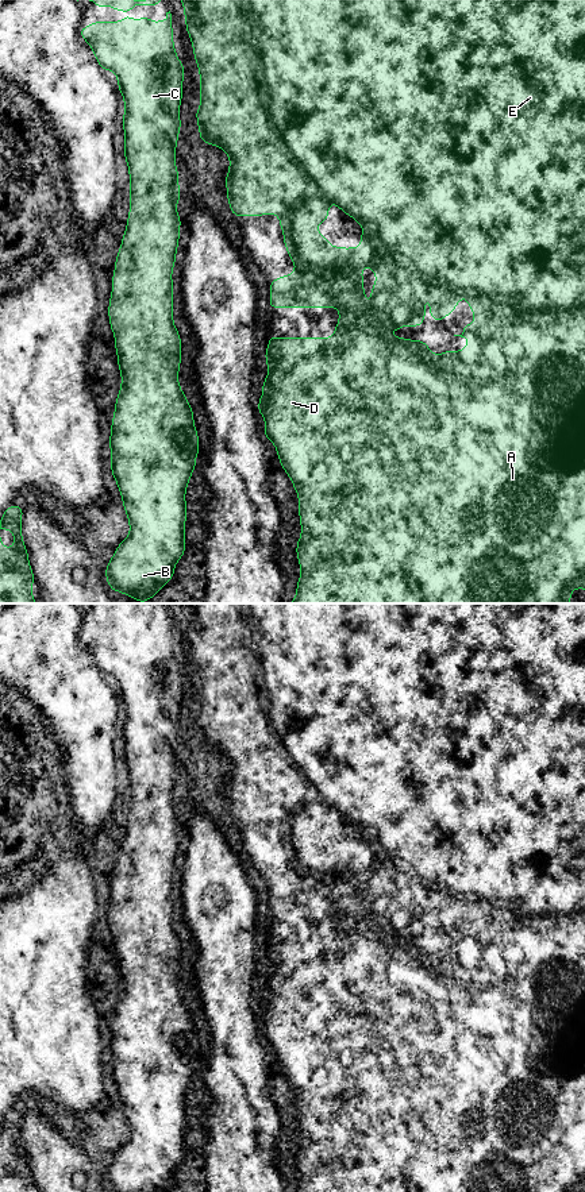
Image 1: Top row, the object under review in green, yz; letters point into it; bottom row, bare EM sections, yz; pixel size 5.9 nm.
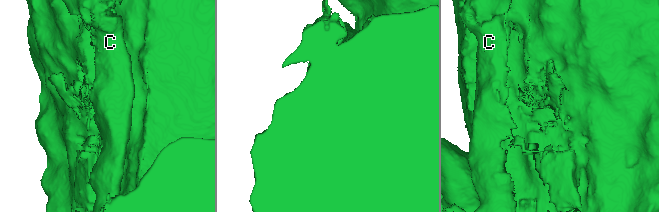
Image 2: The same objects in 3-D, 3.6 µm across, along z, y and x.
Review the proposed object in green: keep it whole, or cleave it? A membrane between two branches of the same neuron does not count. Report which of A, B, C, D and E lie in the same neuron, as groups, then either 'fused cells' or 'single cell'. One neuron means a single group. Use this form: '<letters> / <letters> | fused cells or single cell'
A B C E / D | fused cells

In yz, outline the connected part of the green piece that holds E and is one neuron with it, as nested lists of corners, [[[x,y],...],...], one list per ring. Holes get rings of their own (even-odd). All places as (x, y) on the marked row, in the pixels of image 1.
[[[181,0],[181,1],[182,1],[182,5],[184,5],[184,13],[185,13],[185,24],[186,24],[186,31],[188,31],[188,35],[189,35],[189,36],[190,36],[190,40],[192,40],[192,46],[193,46],[193,55],[195,55],[195,59],[196,59],[196,62],[197,62],[197,67],[199,67],[199,72],[200,72],[200,93],[201,93],[201,100],[200,100],[200,107],[199,107],[199,109],[197,109],[197,111],[196,111],[196,119],[197,119],[197,124],[199,124],[199,131],[200,131],[200,142],[207,142],[207,143],[208,143],[208,144],[211,144],[211,146],[218,146],[218,147],[220,147],[220,148],[222,148],[222,150],[223,150],[223,151],[226,151],[226,153],[227,153],[227,154],[228,154],[228,158],[230,158],[230,169],[228,169],[228,174],[227,174],[227,175],[226,175],[226,177],[224,177],[224,182],[226,182],[226,185],[227,185],[227,198],[228,198],[228,204],[230,204],[230,211],[231,211],[231,212],[232,212],[232,213],[234,213],[234,216],[238,216],[238,217],[240,217],[240,216],[245,216],[245,215],[250,215],[250,216],[263,216],[263,215],[266,215],[266,213],[274,213],[274,215],[277,215],[277,216],[278,216],[278,217],[280,217],[280,225],[281,225],[281,229],[282,229],[282,234],[284,234],[284,244],[285,244],[285,248],[286,248],[286,250],[288,250],[288,254],[289,254],[289,256],[290,256],[290,258],[292,258],[292,261],[293,261],[293,263],[295,263],[295,266],[296,266],[296,269],[295,269],[295,271],[293,271],[293,274],[292,274],[292,275],[284,275],[284,277],[281,277],[281,278],[276,278],[276,279],[273,279],[273,281],[270,281],[270,282],[269,282],[269,286],[270,286],[270,289],[272,289],[272,296],[270,296],[270,301],[269,301],[269,304],[268,304],[268,306],[269,306],[269,308],[338,308],[338,309],[339,309],[339,323],[338,323],[338,324],[336,324],[336,325],[335,325],[335,328],[334,328],[334,329],[335,329],[335,336],[334,336],[334,337],[332,337],[332,339],[334,339],[334,342],[332,342],[332,344],[331,344],[331,391],[332,391],[332,394],[334,394],[334,397],[335,397],[335,402],[336,402],[336,408],[338,408],[338,409],[339,409],[339,412],[338,412],[338,413],[336,413],[336,414],[335,414],[335,416],[334,416],[334,420],[332,420],[332,423],[331,423],[331,425],[330,425],[330,427],[324,427],[324,428],[323,428],[323,427],[320,427],[320,429],[324,429],[324,431],[327,431],[327,432],[330,432],[330,433],[331,433],[331,440],[330,440],[330,441],[323,441],[323,440],[322,440],[322,439],[319,439],[319,440],[316,440],[316,443],[315,443],[315,450],[316,450],[316,451],[327,451],[327,450],[328,450],[328,448],[331,448],[331,450],[334,450],[334,451],[343,451],[343,452],[345,452],[345,463],[346,463],[346,464],[349,464],[349,466],[350,466],[350,481],[349,481],[349,482],[347,482],[347,483],[346,483],[346,485],[345,485],[345,490],[343,490],[343,491],[342,491],[342,493],[339,493],[339,494],[338,494],[338,497],[336,497],[336,498],[335,498],[335,499],[332,499],[332,501],[331,501],[331,508],[330,508],[330,514],[328,514],[328,516],[327,516],[327,517],[324,517],[324,518],[322,518],[322,520],[320,520],[320,528],[319,528],[319,531],[317,531],[317,532],[316,532],[316,541],[317,541],[317,547],[316,547],[316,568],[317,568],[317,571],[319,571],[319,574],[320,574],[320,575],[319,575],[319,578],[317,578],[317,579],[316,579],[316,590],[320,590],[320,589],[327,589],[327,590],[330,590],[330,591],[331,591],[331,594],[332,594],[332,598],[334,598],[334,599],[353,599],[353,601],[354,601],[354,602],[355,602],[355,603],[555,603],[555,601],[557,601],[557,599],[558,599],[558,601],[559,601],[559,602],[561,602],[561,603],[569,603],[569,602],[570,602],[570,601],[571,601],[571,594],[570,594],[570,591],[571,591],[571,590],[573,590],[573,589],[585,589],[585,0]],[[330,202],[332,202],[332,204],[335,204],[335,205],[338,205],[338,207],[339,207],[339,209],[342,209],[342,211],[343,211],[343,213],[346,213],[346,215],[349,215],[349,216],[351,216],[351,217],[353,217],[353,219],[354,219],[354,220],[355,220],[355,221],[358,221],[358,223],[359,223],[359,224],[361,224],[361,225],[362,225],[362,227],[363,227],[363,229],[365,229],[365,231],[363,231],[363,232],[362,232],[362,234],[361,234],[361,246],[359,246],[359,247],[358,247],[358,248],[353,248],[353,247],[349,247],[349,248],[342,248],[342,247],[332,247],[332,246],[331,246],[331,244],[330,244],[330,240],[326,240],[326,239],[324,239],[324,235],[322,235],[322,234],[319,234],[319,232],[317,232],[317,224],[319,224],[319,223],[320,223],[320,221],[327,221],[327,220],[328,220],[328,204],[330,204]],[[366,266],[369,266],[369,267],[370,267],[370,269],[373,269],[373,270],[374,270],[374,273],[376,273],[376,283],[374,283],[374,286],[373,286],[373,288],[372,288],[372,316],[370,316],[370,317],[366,317],[366,316],[365,316],[365,315],[363,315],[363,312],[365,312],[365,308],[366,308],[366,298],[365,298],[365,296],[363,296],[363,275],[362,275],[362,273],[361,273],[361,270],[362,270],[362,269],[363,269],[363,267],[366,267]],[[384,283],[386,283],[386,285],[388,285],[388,306],[386,306],[386,308],[384,308],[384,306],[382,306],[382,285],[384,285]],[[426,293],[427,293],[427,294],[428,294],[428,297],[430,297],[430,300],[431,300],[431,317],[432,317],[432,319],[434,319],[434,320],[435,320],[435,321],[438,321],[438,323],[440,323],[440,321],[442,321],[442,320],[443,320],[443,319],[444,319],[444,317],[446,317],[446,316],[449,316],[449,315],[450,315],[450,313],[451,313],[451,312],[453,312],[453,310],[454,310],[454,309],[455,309],[455,308],[457,308],[457,306],[458,306],[458,300],[459,300],[459,298],[461,298],[461,297],[465,297],[465,298],[466,298],[466,300],[467,300],[467,302],[469,302],[469,308],[472,308],[472,309],[473,309],[473,313],[474,313],[474,323],[473,323],[473,324],[465,324],[465,325],[463,325],[463,332],[462,332],[462,333],[461,333],[461,335],[454,335],[454,336],[461,336],[461,337],[466,337],[466,339],[467,339],[467,340],[469,340],[469,344],[467,344],[467,347],[466,347],[466,348],[463,348],[463,350],[462,350],[462,351],[443,351],[443,352],[442,352],[442,355],[440,355],[440,356],[436,356],[436,355],[435,355],[435,354],[434,354],[434,352],[432,352],[432,351],[431,351],[431,350],[430,350],[430,348],[428,348],[428,347],[427,347],[427,344],[426,344],[426,342],[423,342],[423,340],[408,340],[408,339],[404,339],[404,337],[395,337],[395,336],[390,336],[390,335],[389,335],[389,331],[390,331],[390,329],[401,329],[401,328],[403,328],[403,327],[404,327],[404,325],[405,325],[405,324],[408,324],[408,325],[411,325],[411,327],[420,327],[420,325],[422,325],[422,324],[423,324],[423,323],[424,323],[424,294],[426,294]]]

